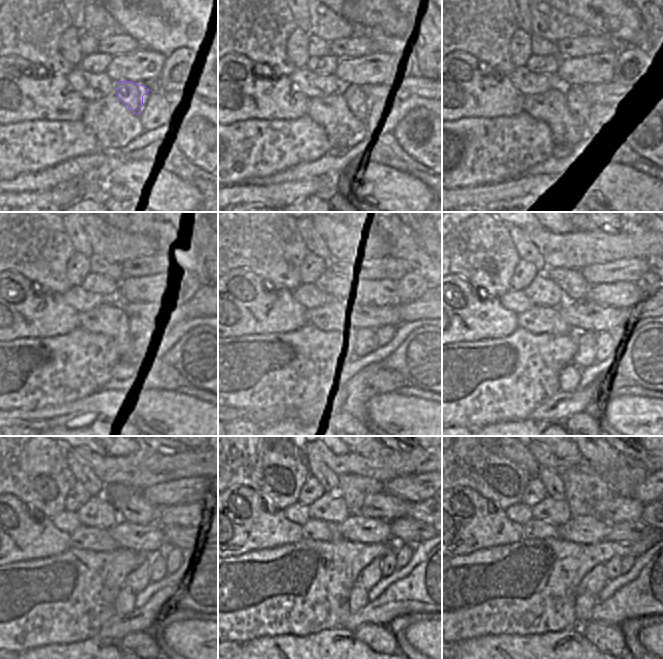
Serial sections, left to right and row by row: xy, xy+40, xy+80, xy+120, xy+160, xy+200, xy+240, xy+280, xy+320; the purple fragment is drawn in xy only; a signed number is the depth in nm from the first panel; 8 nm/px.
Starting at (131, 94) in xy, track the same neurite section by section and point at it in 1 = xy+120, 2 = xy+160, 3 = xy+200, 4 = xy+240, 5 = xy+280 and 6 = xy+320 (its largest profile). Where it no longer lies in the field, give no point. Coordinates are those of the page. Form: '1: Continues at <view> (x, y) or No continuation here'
1: Continues at xy+120 (138, 333)
2: Continues at xy+160 (362, 343)
3: Continues at xy+200 (586, 352)
4: Continues at xy+240 (138, 579)
5: Continues at xy+280 (371, 575)
6: Continues at xy+320 (595, 580).

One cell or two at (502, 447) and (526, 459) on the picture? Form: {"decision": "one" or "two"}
{"decision": "one"}

